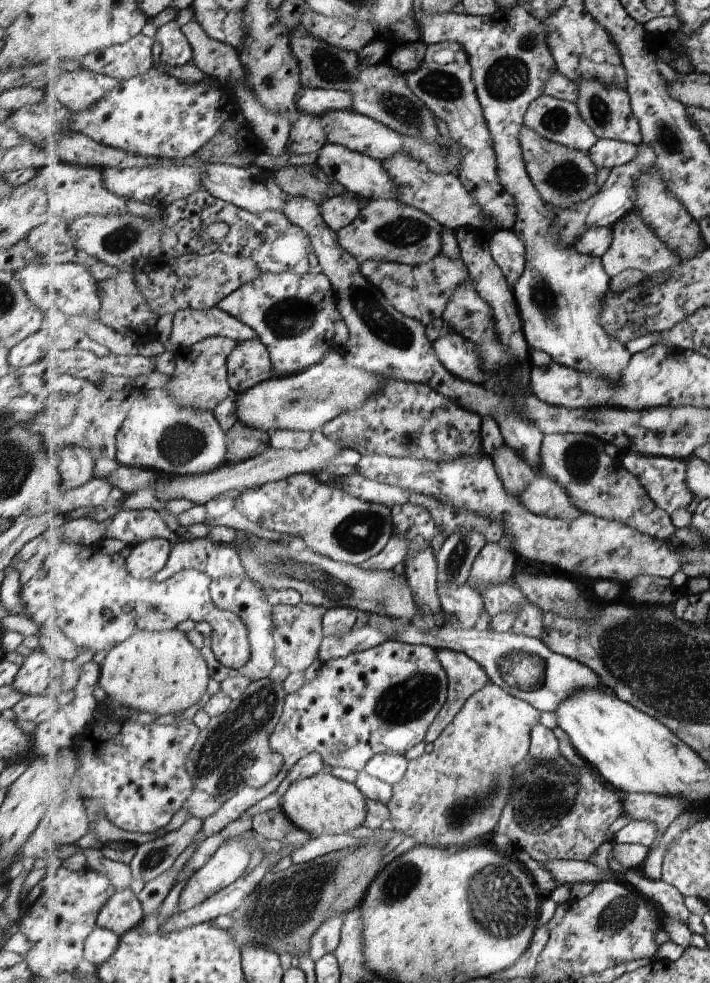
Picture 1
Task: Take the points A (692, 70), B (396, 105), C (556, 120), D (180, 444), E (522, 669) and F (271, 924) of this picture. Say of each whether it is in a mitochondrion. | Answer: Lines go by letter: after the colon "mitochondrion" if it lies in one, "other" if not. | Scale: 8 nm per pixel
A: other
B: mitochondrion
C: mitochondrion
D: mitochondrion
E: mitochondrion
F: mitochondrion

